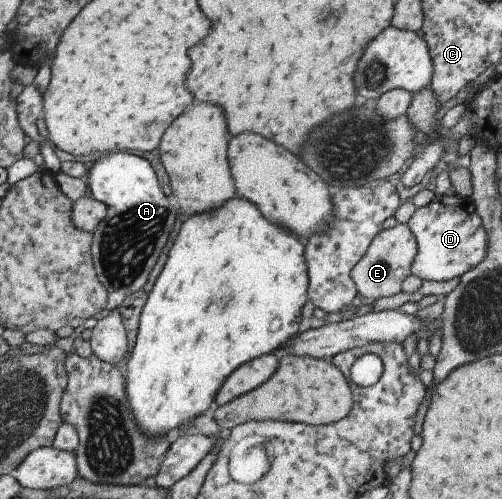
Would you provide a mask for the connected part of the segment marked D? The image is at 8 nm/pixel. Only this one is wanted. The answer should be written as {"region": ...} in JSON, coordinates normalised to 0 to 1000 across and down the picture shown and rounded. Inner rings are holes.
{"region":[[[906,387],[833,415],[811,451],[831,493],[817,531],[817,551],[833,555],[841,565],[880,565],[920,553],[968,515],[968,467],[960,459],[960,443],[934,403]]]}

